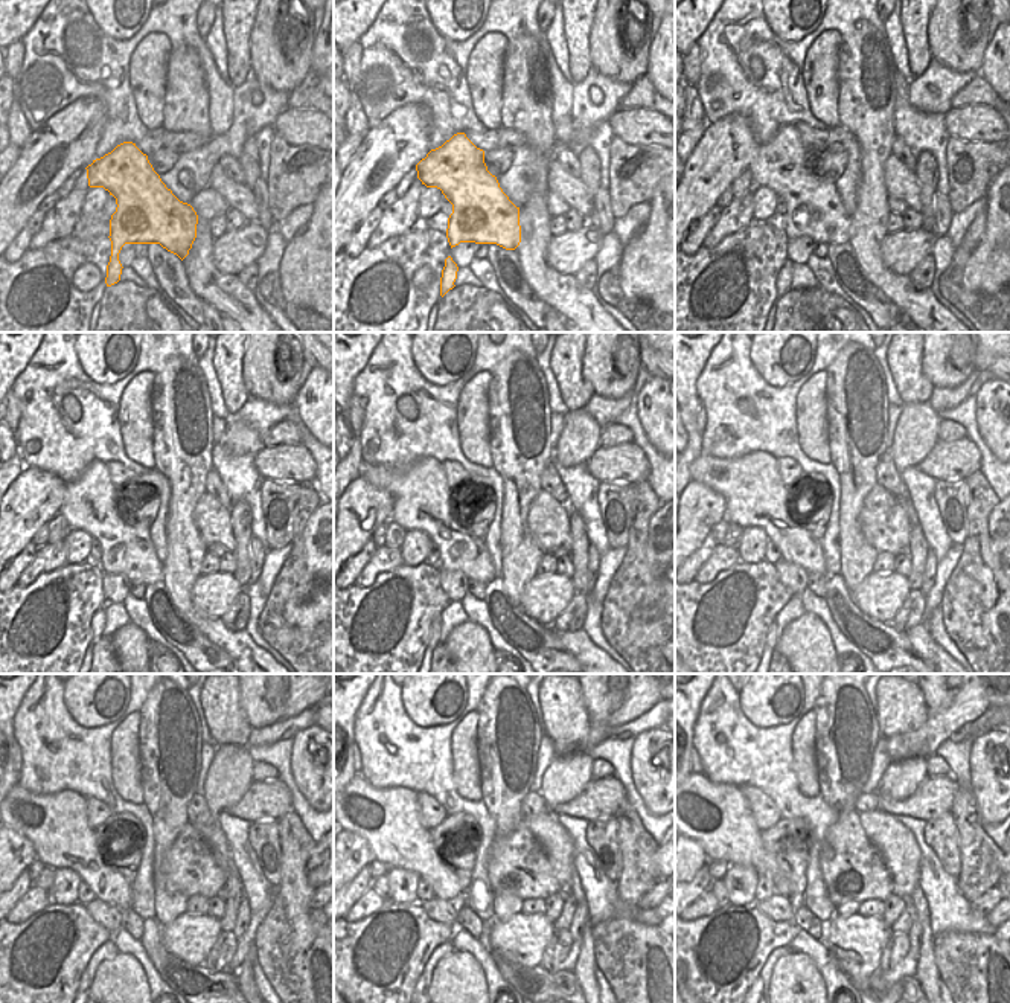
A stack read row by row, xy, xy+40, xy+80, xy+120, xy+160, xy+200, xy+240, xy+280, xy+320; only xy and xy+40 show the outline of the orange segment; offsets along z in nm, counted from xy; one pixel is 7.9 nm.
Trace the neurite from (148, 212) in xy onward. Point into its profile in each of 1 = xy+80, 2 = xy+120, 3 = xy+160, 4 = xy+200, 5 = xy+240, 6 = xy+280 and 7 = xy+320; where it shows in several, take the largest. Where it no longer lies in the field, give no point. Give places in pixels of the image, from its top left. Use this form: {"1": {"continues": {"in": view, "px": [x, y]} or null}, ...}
{"1": {"continues": {"in": "xy+80", "px": [814, 208]}}, "2": {"continues": {"in": "xy+120", "px": [89, 505]}}, "3": {"continues": {"in": "xy+160", "px": [421, 494]}}, "4": {"continues": {"in": "xy+200", "px": [751, 485]}}, "5": {"continues": {"in": "xy+240", "px": [57, 825]}}, "6": {"continues": {"in": "xy+280", "px": [389, 819]}}, "7": {"continues": {"in": "xy+320", "px": [716, 816]}}}

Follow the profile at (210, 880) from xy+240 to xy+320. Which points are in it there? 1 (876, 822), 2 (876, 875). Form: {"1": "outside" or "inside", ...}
{"1": "outside", "2": "inside"}

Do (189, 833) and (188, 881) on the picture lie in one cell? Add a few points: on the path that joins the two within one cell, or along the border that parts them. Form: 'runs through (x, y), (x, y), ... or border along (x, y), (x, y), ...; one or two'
runs through (189, 845), (189, 869); one

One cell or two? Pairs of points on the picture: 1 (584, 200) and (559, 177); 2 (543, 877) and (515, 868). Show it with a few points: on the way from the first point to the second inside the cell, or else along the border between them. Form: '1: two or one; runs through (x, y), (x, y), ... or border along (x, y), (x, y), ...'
1: one; runs through (578, 195), (565, 183)
2: one; runs through (536, 878), (521, 871)

